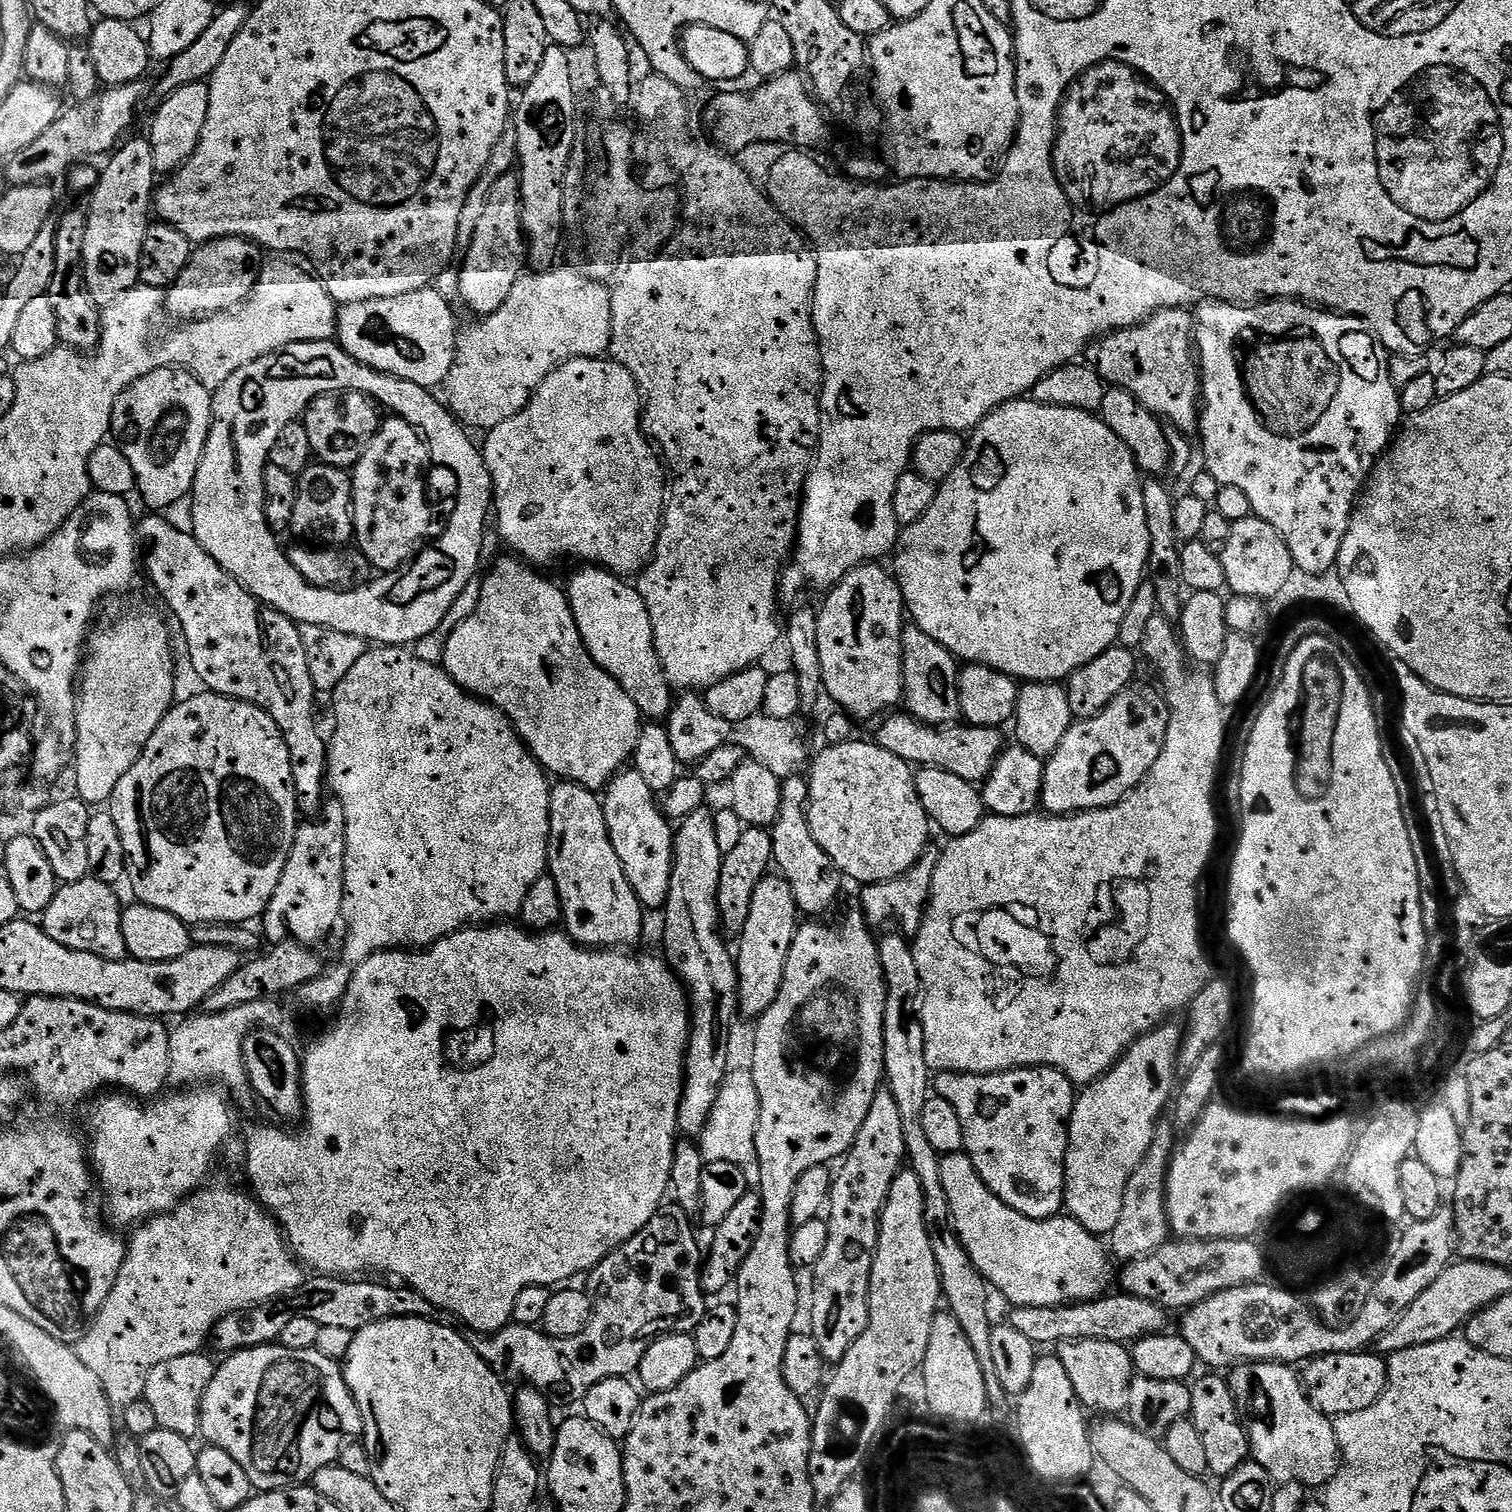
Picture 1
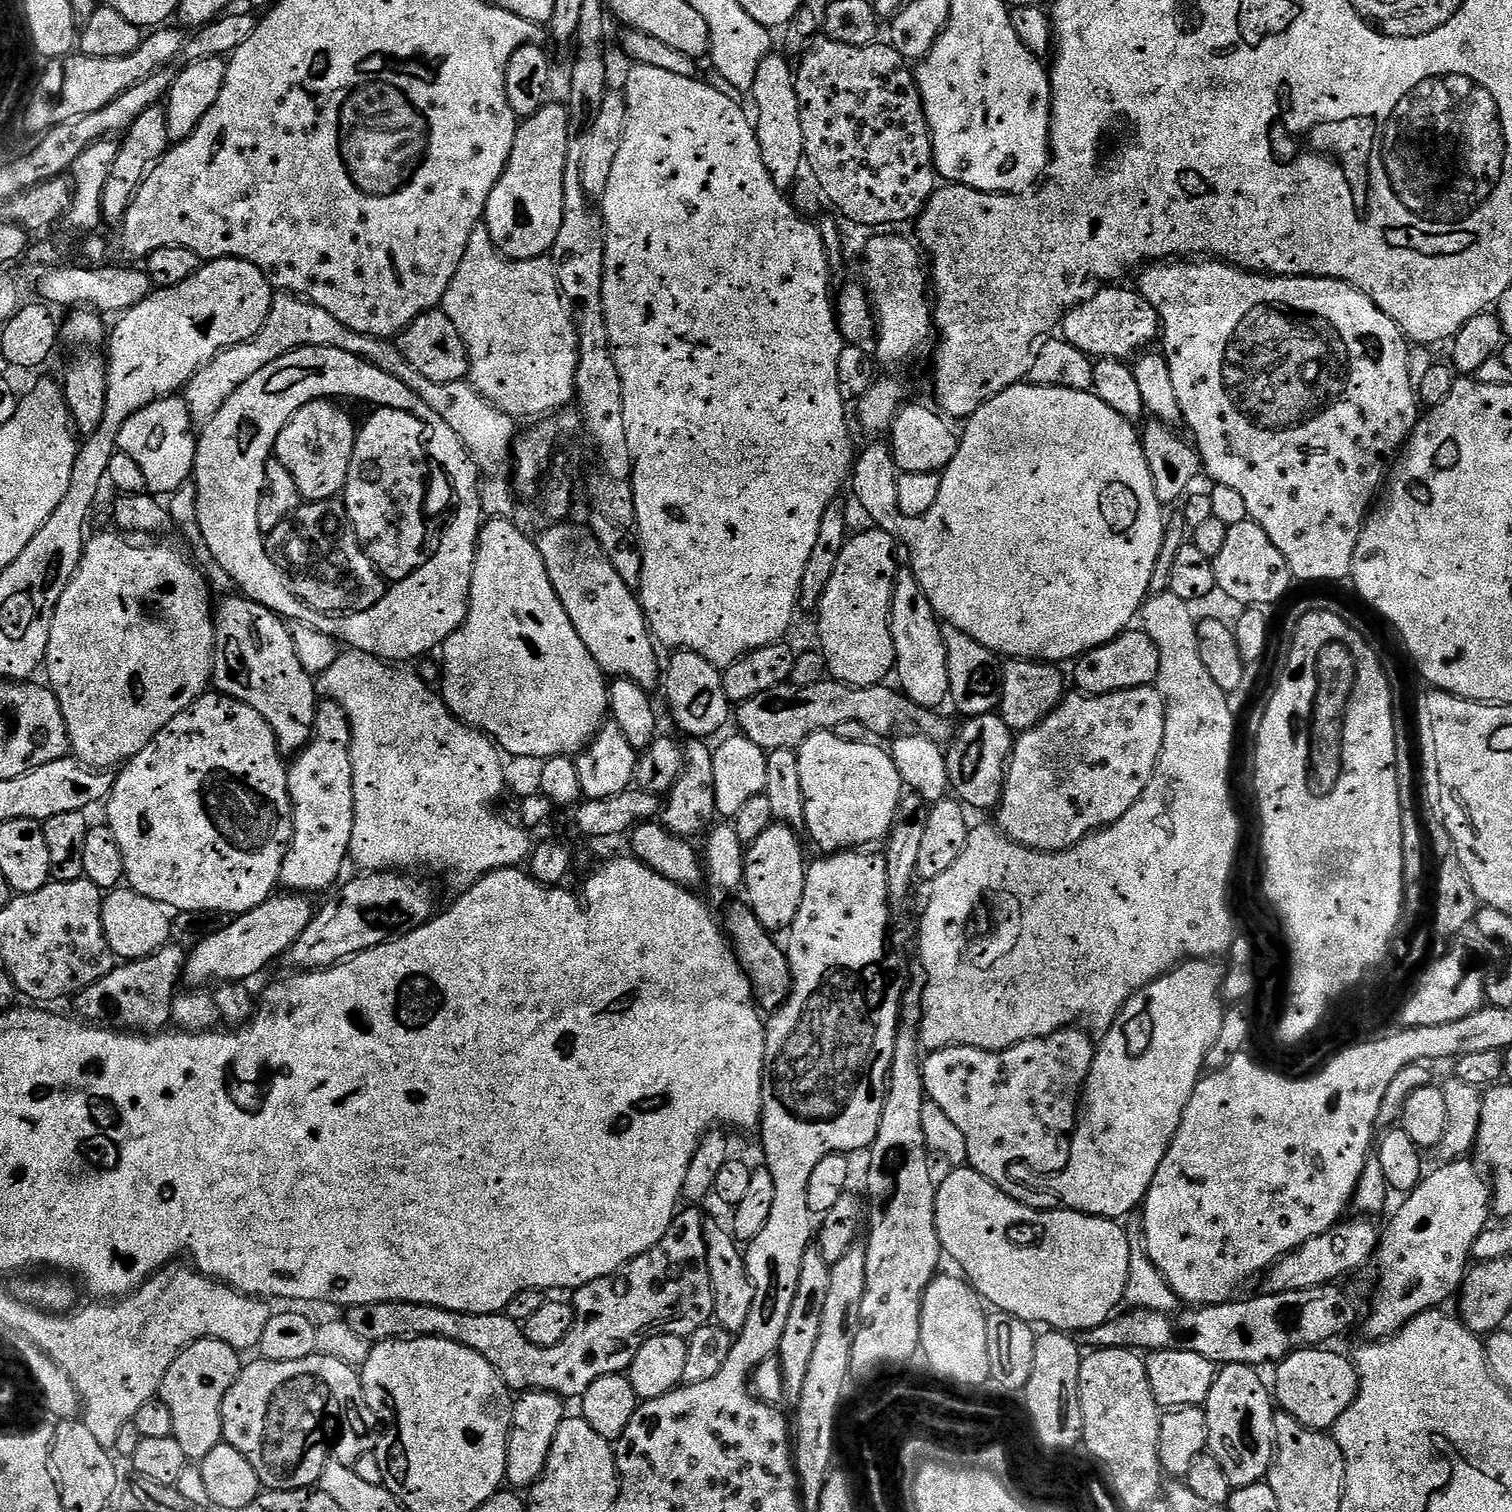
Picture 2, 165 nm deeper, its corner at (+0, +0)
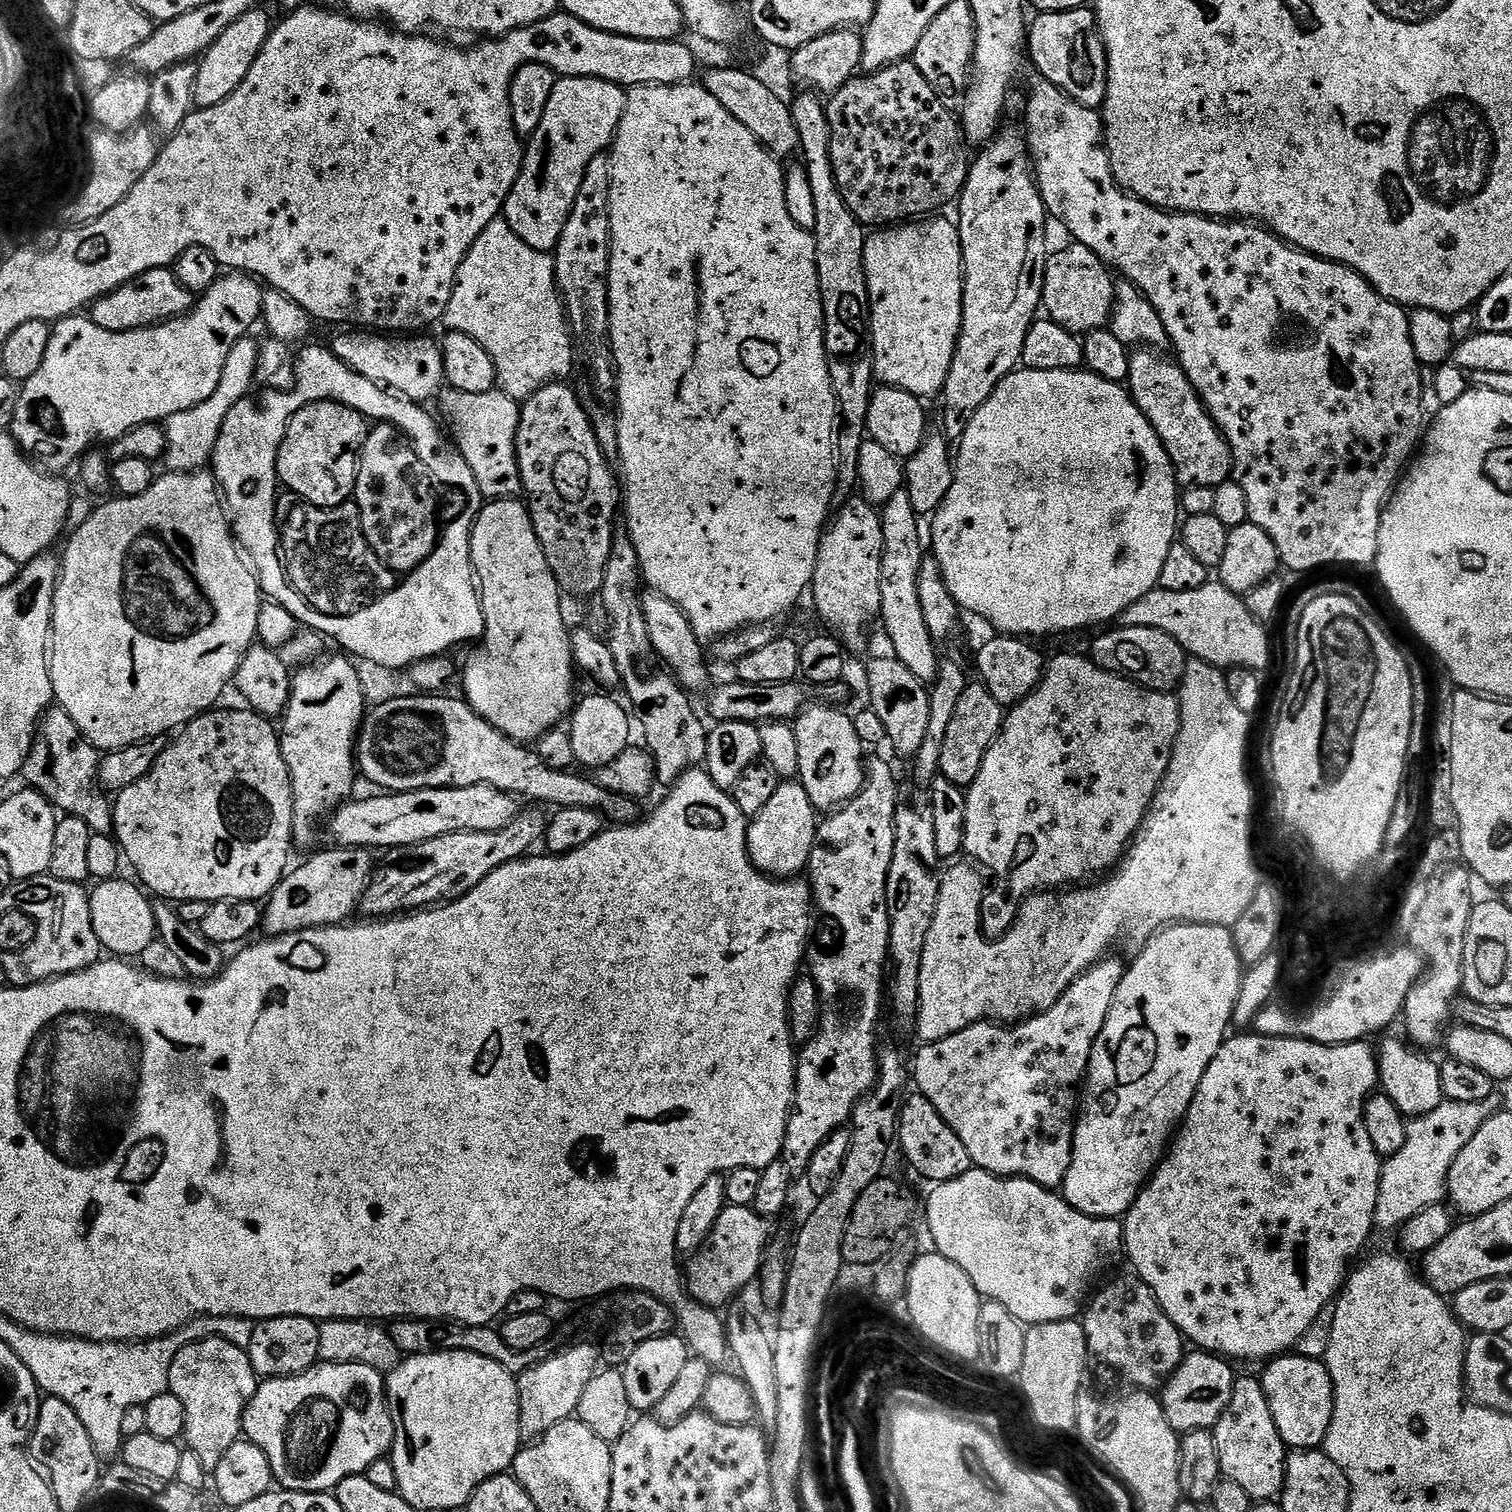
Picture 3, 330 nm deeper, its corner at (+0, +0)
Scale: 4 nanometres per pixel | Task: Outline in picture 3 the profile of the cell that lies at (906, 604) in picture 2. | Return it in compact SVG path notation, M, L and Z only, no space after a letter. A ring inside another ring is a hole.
M898 491L888 504L880 512L882 522L882 538L884 539L884 557L882 558L882 570L880 571L880 585L882 586L882 602L878 613L879 619L884 619L884 624L888 627L888 640L892 643L891 651L897 660L904 661L904 665L912 670L915 676L920 677L925 682L932 682L936 679L936 669L938 667L938 655L936 656L937 641L929 636L926 630L926 618L922 618L922 606L918 606L918 570L922 553L920 553L920 528L914 521L914 513L910 506L910 498L907 492Z

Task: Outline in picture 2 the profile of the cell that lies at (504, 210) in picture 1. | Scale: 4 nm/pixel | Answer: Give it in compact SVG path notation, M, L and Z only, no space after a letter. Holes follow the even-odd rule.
M553 102L545 103L544 107L538 109L534 115L523 117L523 119L519 121L516 129L516 137L514 138L514 146L510 150L510 158L506 162L506 166L502 170L502 174L494 186L494 190L490 190L490 198L486 202L483 222L490 230L490 236L493 238L494 246L499 250L502 250L503 254L510 260L530 260L547 257L549 253L551 253L554 242L558 238L558 229L562 227L564 175L566 174L566 158L568 157L568 117L570 112L563 103L560 103L561 105L552 103Z

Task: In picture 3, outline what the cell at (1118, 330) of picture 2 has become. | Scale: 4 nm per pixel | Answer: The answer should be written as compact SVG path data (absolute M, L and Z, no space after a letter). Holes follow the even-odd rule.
M1075 242L1069 243L1069 245L1069 248L1064 248L1061 252L1053 251L1049 255L1048 266L1044 269L1043 311L1046 313L1047 319L1053 320L1067 332L1087 334L1099 328L1108 328L1109 320L1112 317L1112 305L1115 302L1117 281L1112 280L1113 273L1108 265L1101 262L1090 249Z

